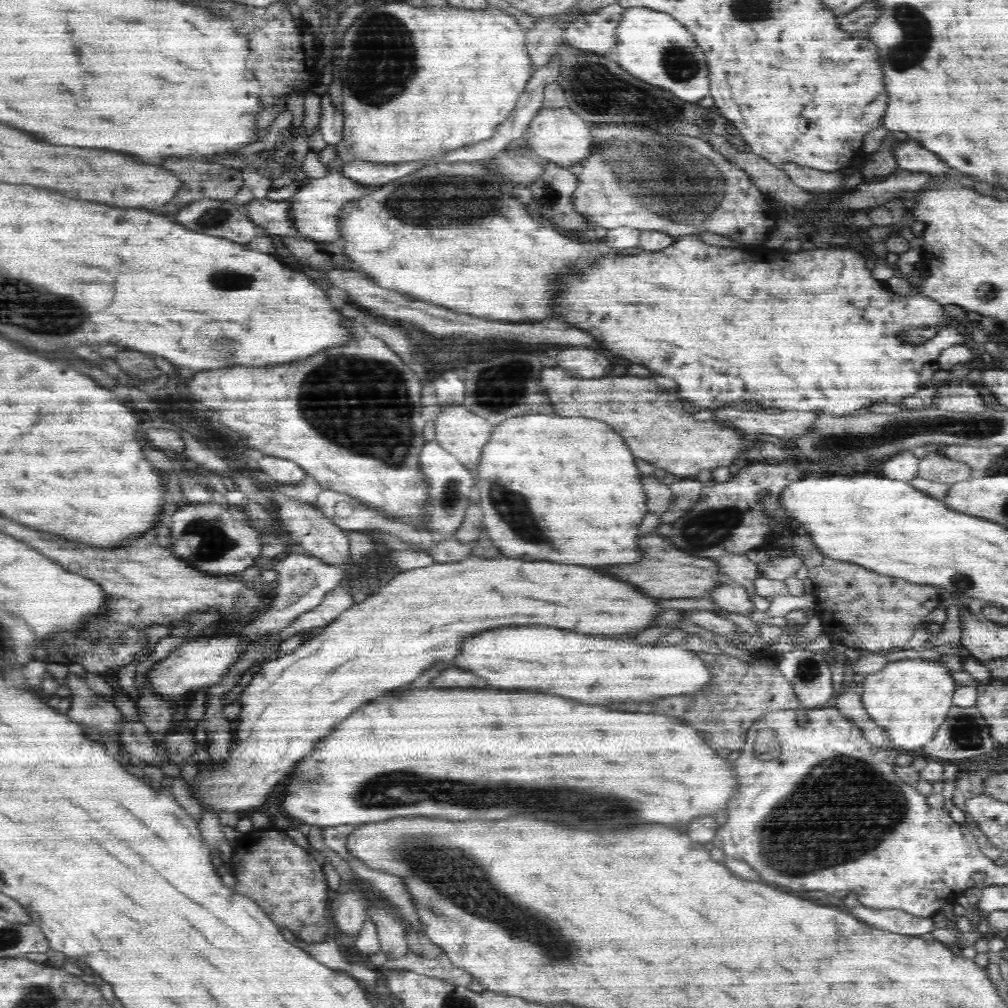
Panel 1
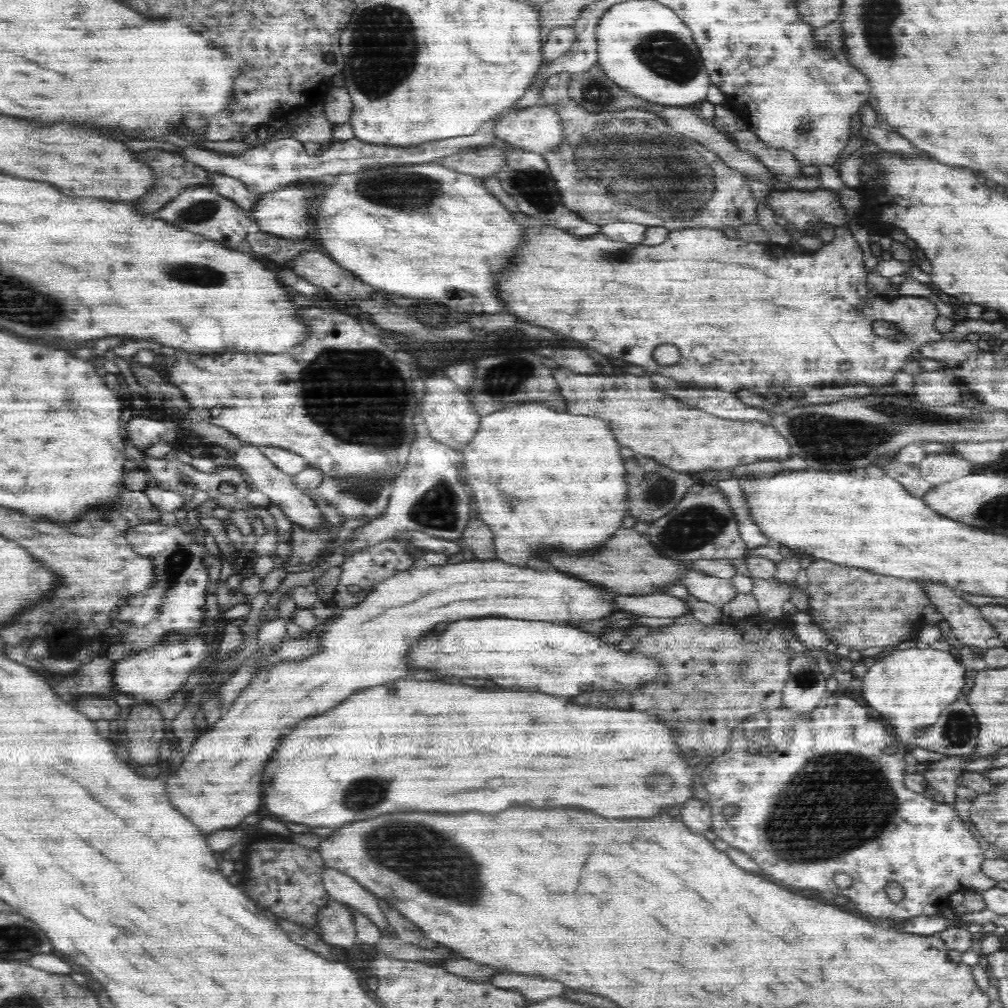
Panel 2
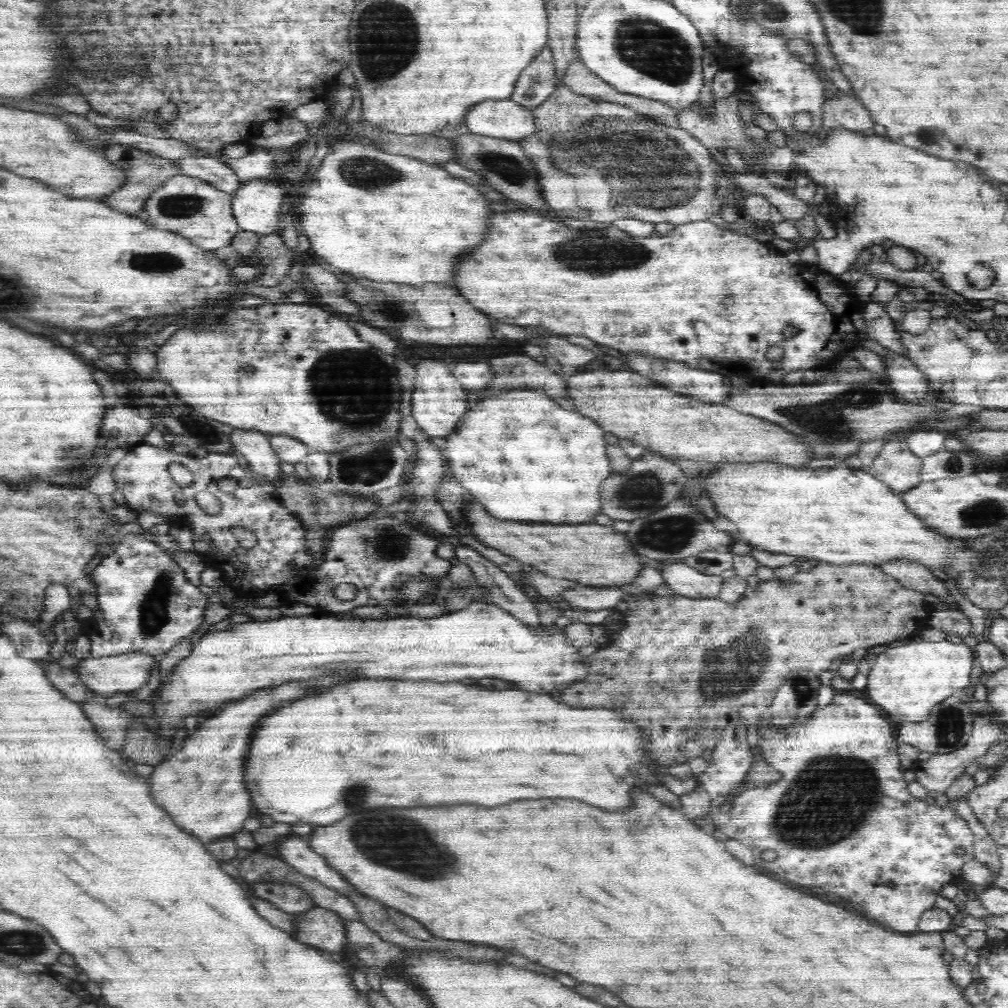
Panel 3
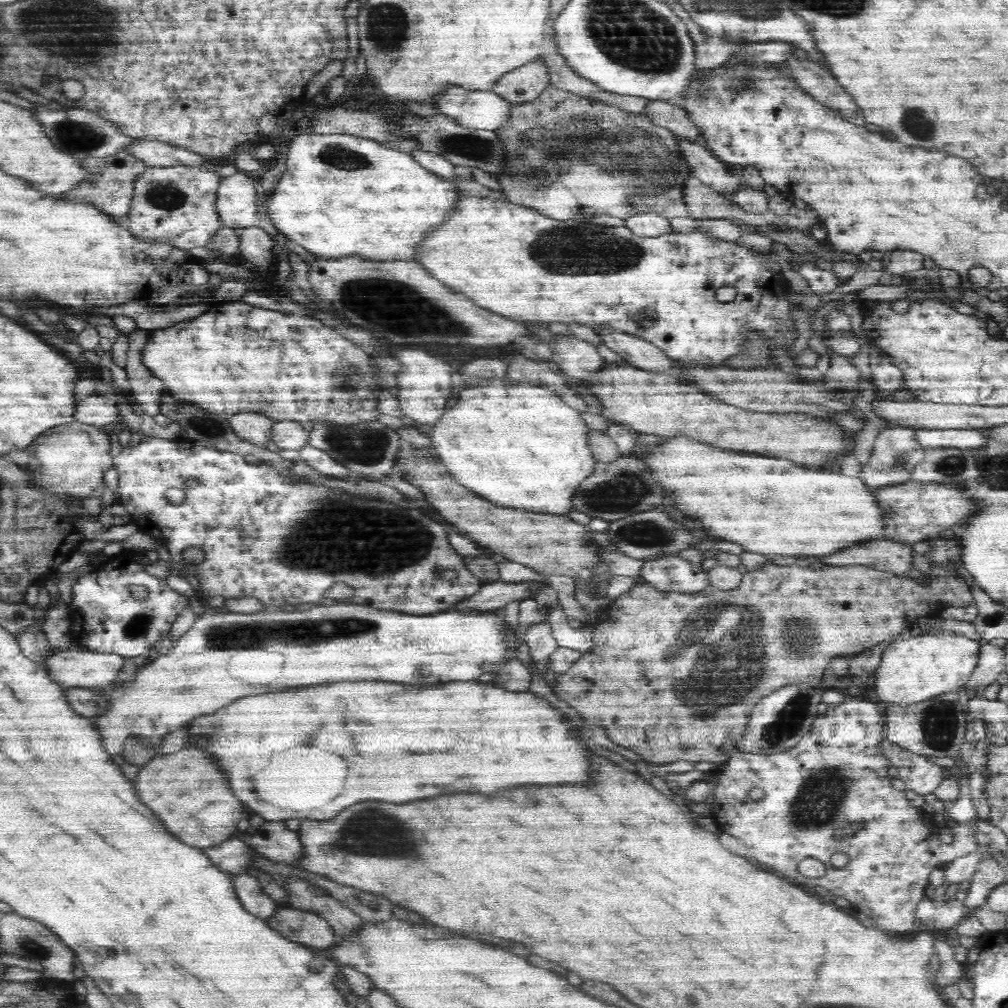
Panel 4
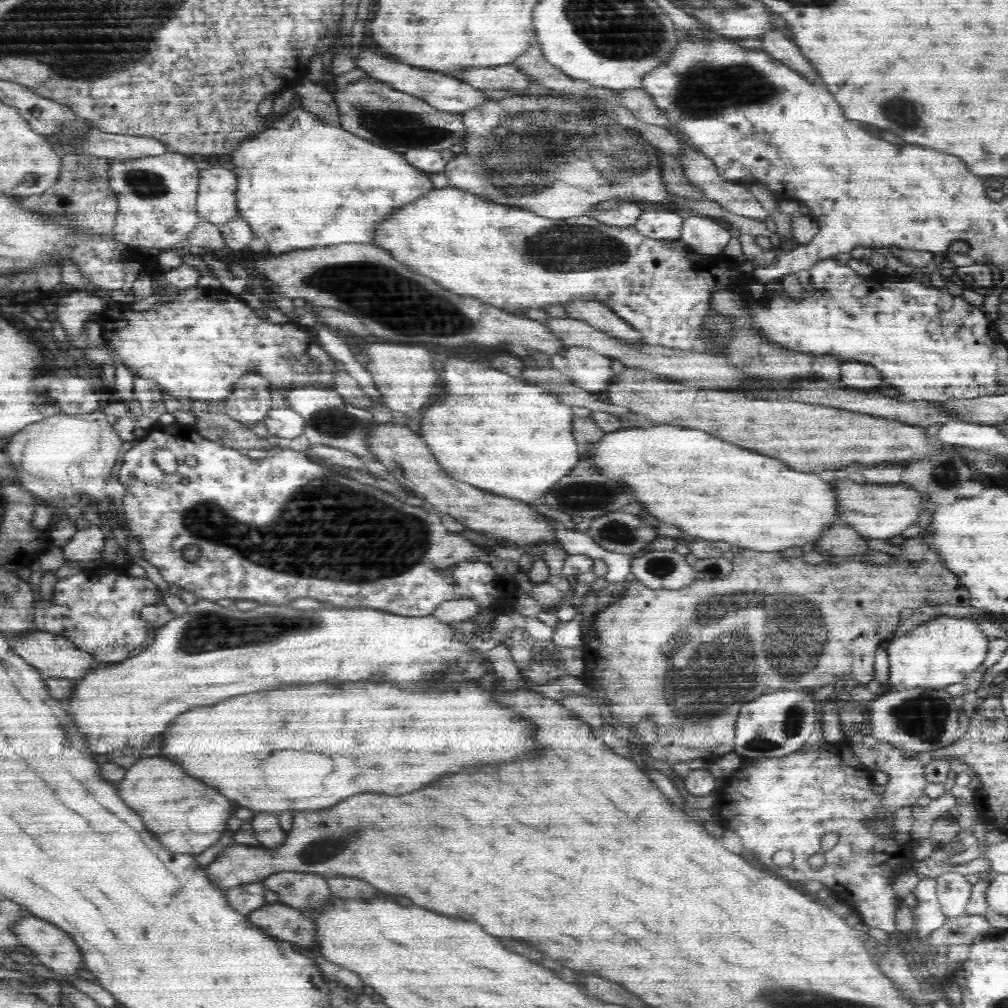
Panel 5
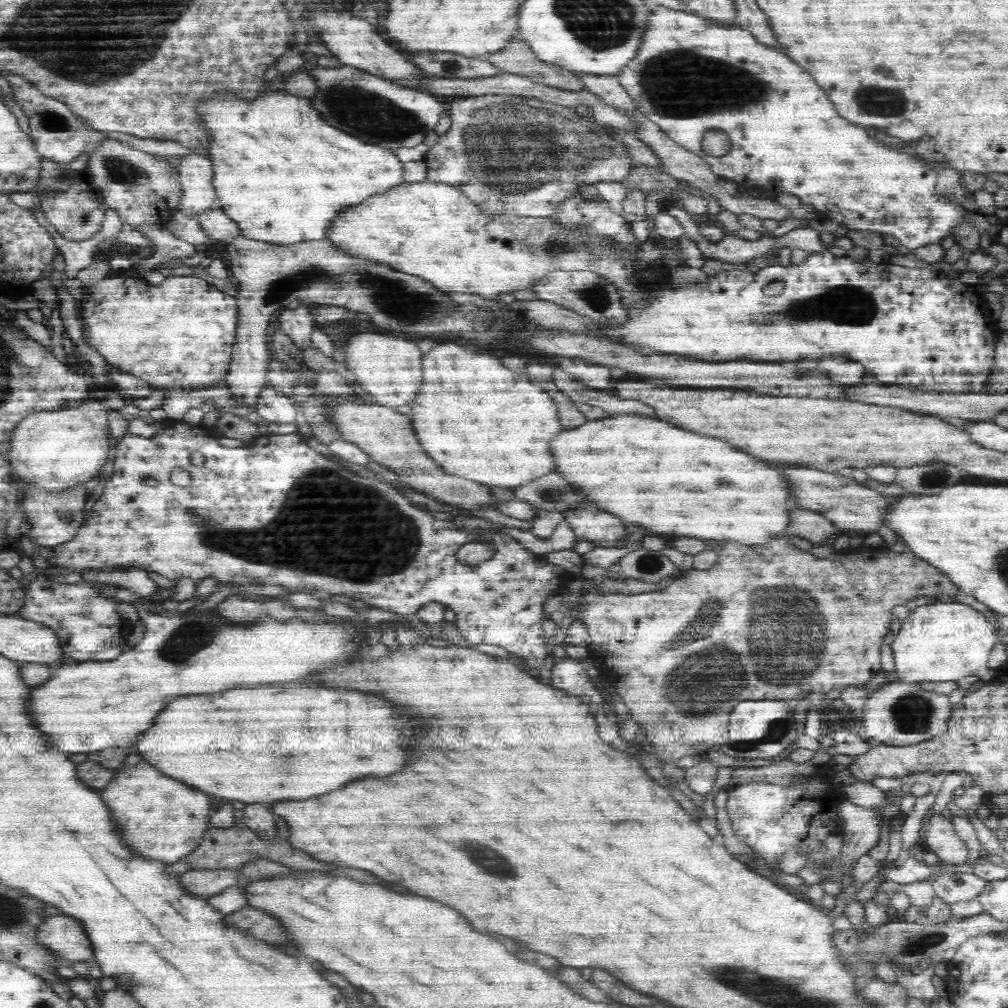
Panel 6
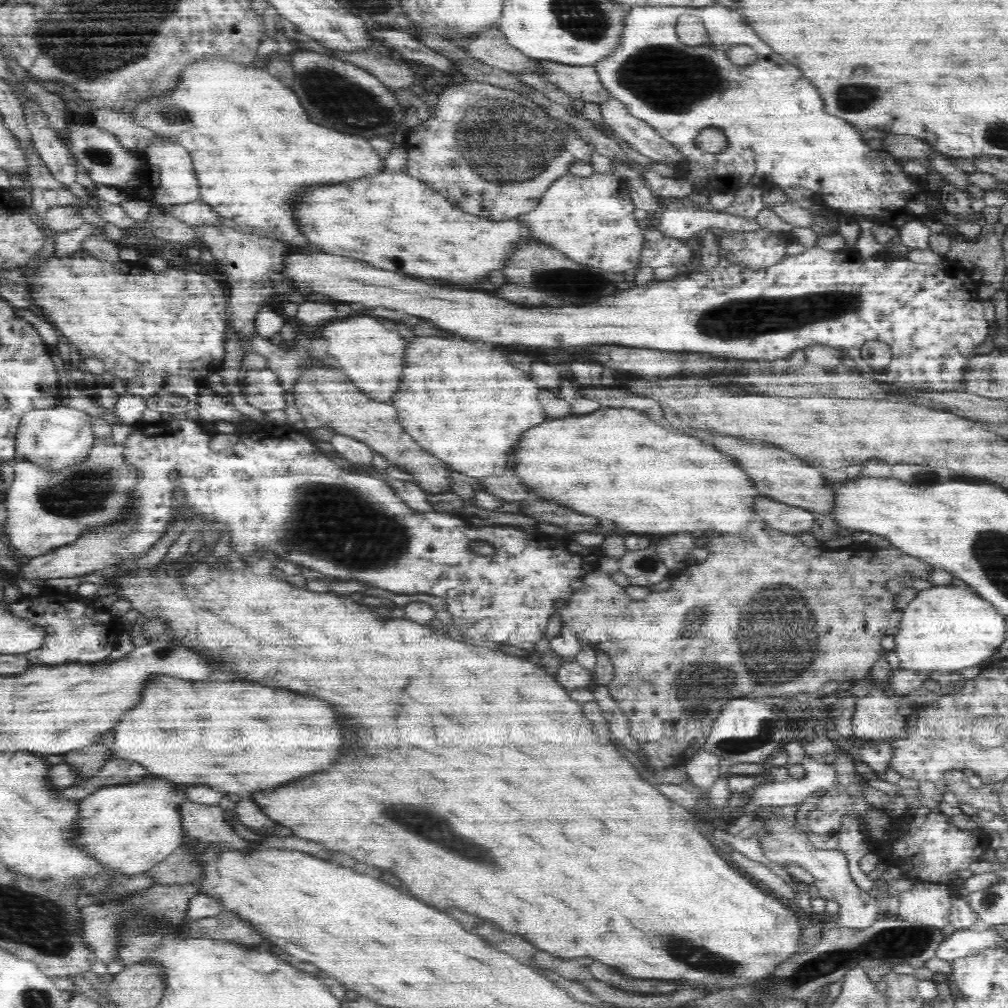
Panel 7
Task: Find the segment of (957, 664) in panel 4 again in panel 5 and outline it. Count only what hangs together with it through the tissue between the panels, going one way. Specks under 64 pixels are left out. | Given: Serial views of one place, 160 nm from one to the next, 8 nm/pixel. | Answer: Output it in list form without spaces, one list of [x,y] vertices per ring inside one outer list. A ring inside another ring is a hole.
[[[936,616],[889,641],[889,683],[900,690],[912,686],[944,687],[962,682],[969,672],[984,664],[991,639],[982,631],[979,619]]]

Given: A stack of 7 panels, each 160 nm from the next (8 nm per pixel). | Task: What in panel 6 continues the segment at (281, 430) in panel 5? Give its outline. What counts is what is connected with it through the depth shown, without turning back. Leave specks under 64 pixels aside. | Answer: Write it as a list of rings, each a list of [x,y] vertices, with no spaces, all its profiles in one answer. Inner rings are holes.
[[[272,386],[262,388],[256,402],[256,410],[262,419],[270,420],[270,422],[296,424],[296,418],[298,418],[294,401]]]

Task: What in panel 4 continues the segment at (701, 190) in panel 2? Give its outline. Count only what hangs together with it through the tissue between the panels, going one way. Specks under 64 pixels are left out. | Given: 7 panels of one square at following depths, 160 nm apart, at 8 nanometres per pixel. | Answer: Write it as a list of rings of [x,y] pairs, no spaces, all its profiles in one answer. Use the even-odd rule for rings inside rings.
[[[548,85],[534,100],[508,104],[506,122],[490,130],[504,151],[504,164],[491,173],[502,188],[497,196],[556,220],[579,218],[584,208],[588,208],[588,212],[610,213],[625,219],[640,212],[658,213],[670,220],[688,217],[680,190],[689,170],[676,149],[674,134],[655,125],[642,113],[626,112],[592,98],[589,101]]]

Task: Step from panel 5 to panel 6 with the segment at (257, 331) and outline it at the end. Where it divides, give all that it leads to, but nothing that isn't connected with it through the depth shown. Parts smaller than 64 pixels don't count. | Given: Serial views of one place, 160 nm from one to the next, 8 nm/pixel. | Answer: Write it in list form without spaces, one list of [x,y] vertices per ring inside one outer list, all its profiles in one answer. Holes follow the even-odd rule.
[[[111,270],[108,276],[95,282],[86,283],[76,278],[78,293],[84,296],[80,314],[82,335],[87,344],[96,348],[114,370],[130,372],[158,388],[198,388],[224,380],[234,344],[234,298],[195,275],[170,276],[158,286],[134,276],[128,270]]]

